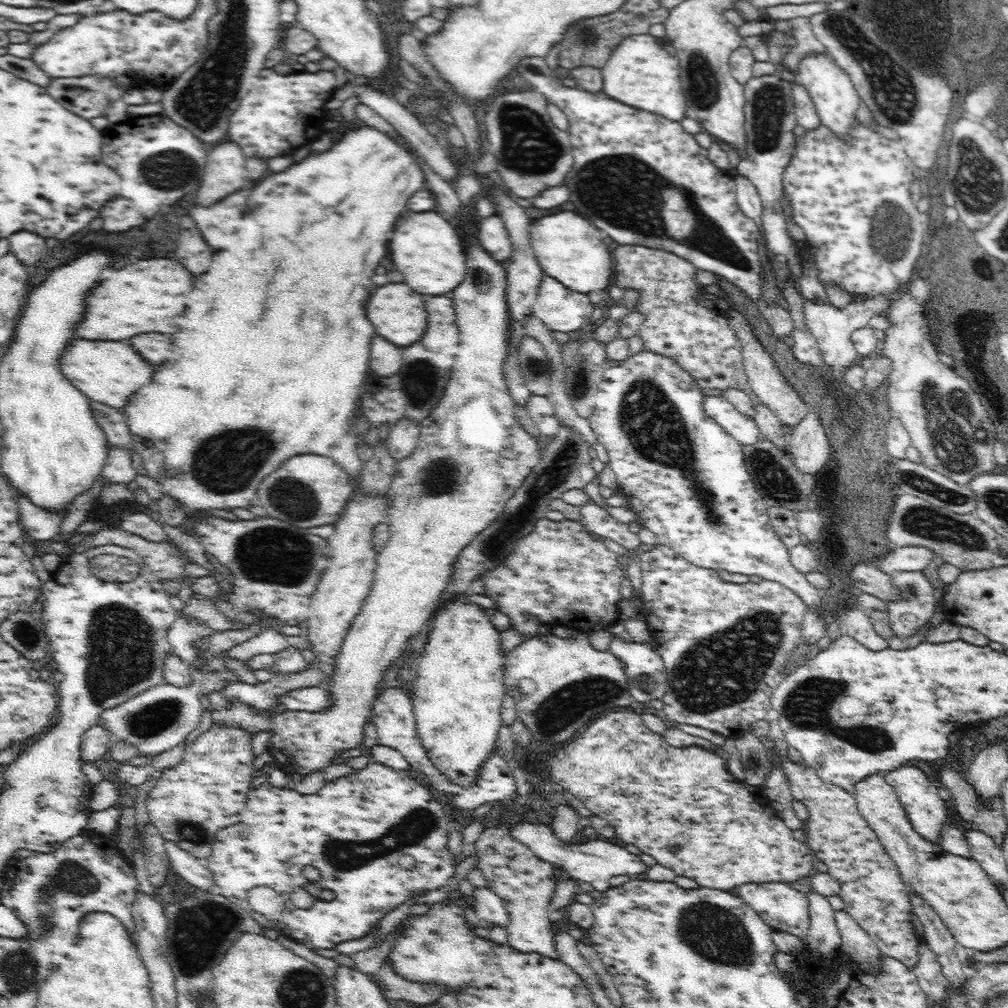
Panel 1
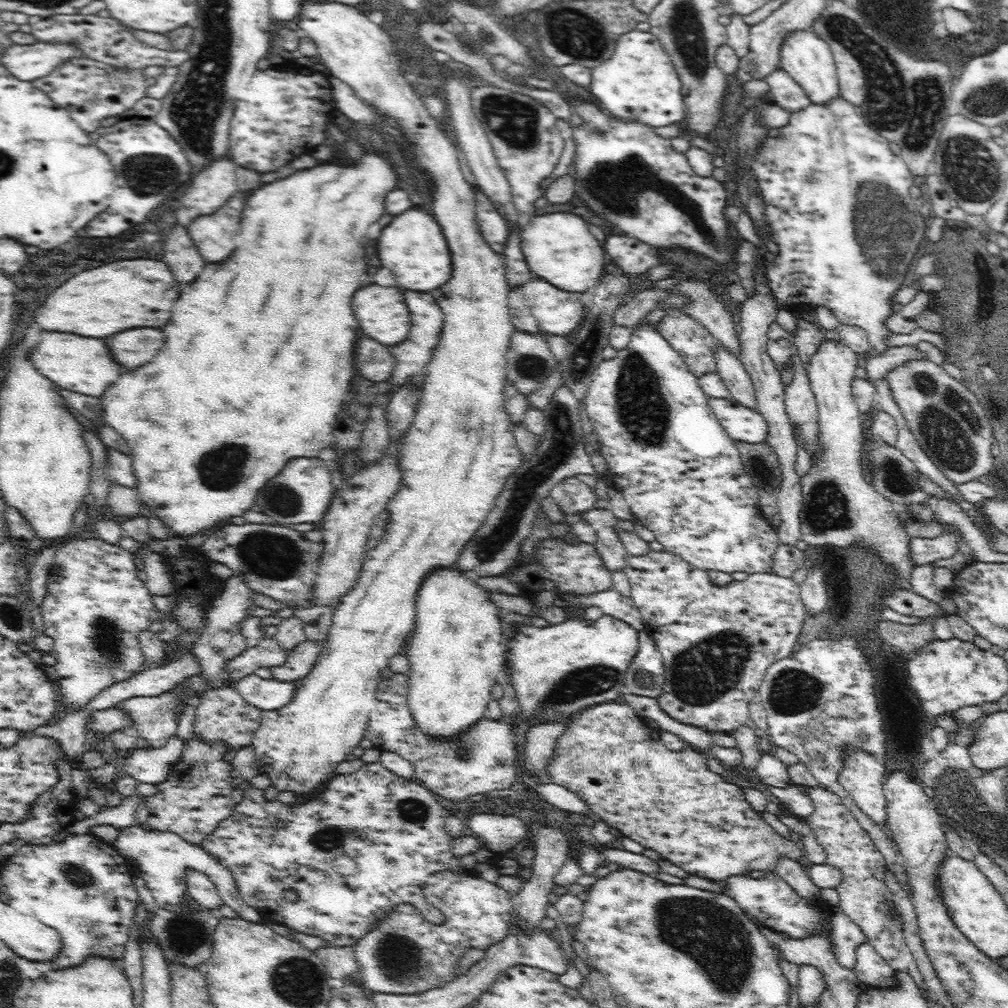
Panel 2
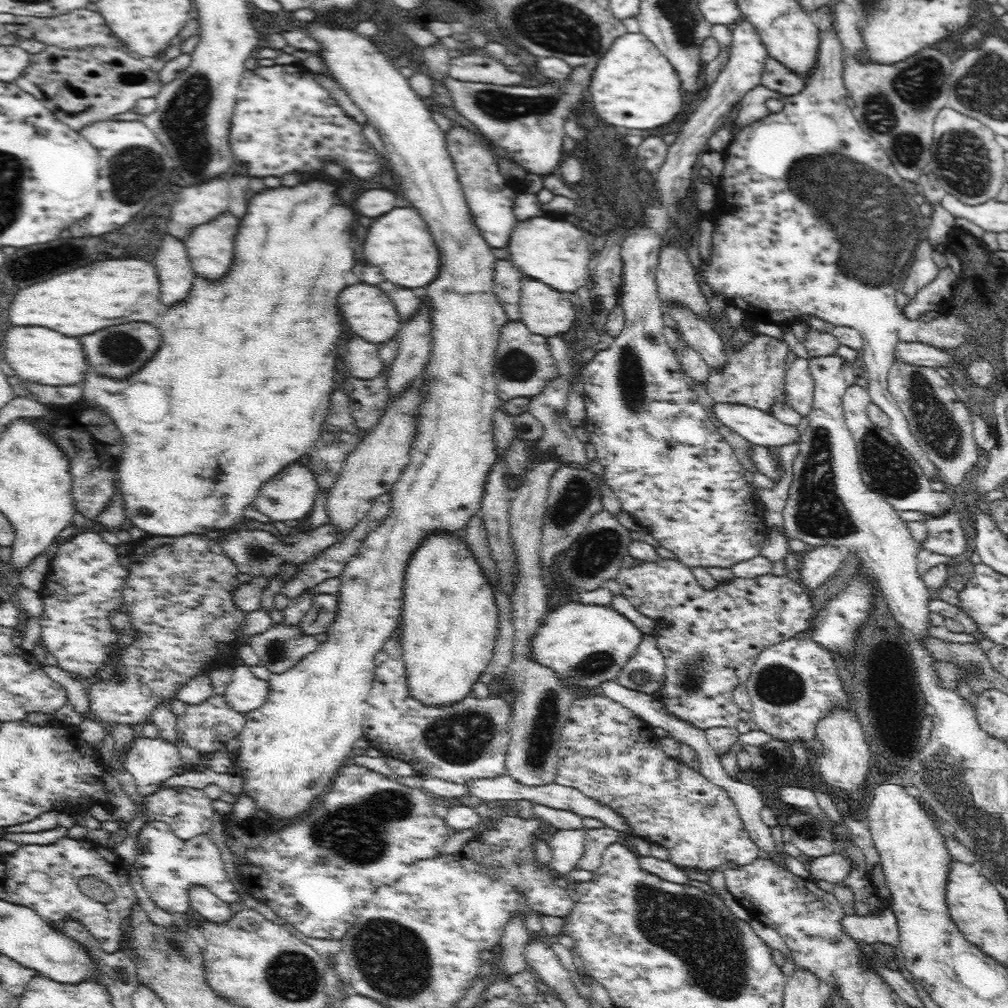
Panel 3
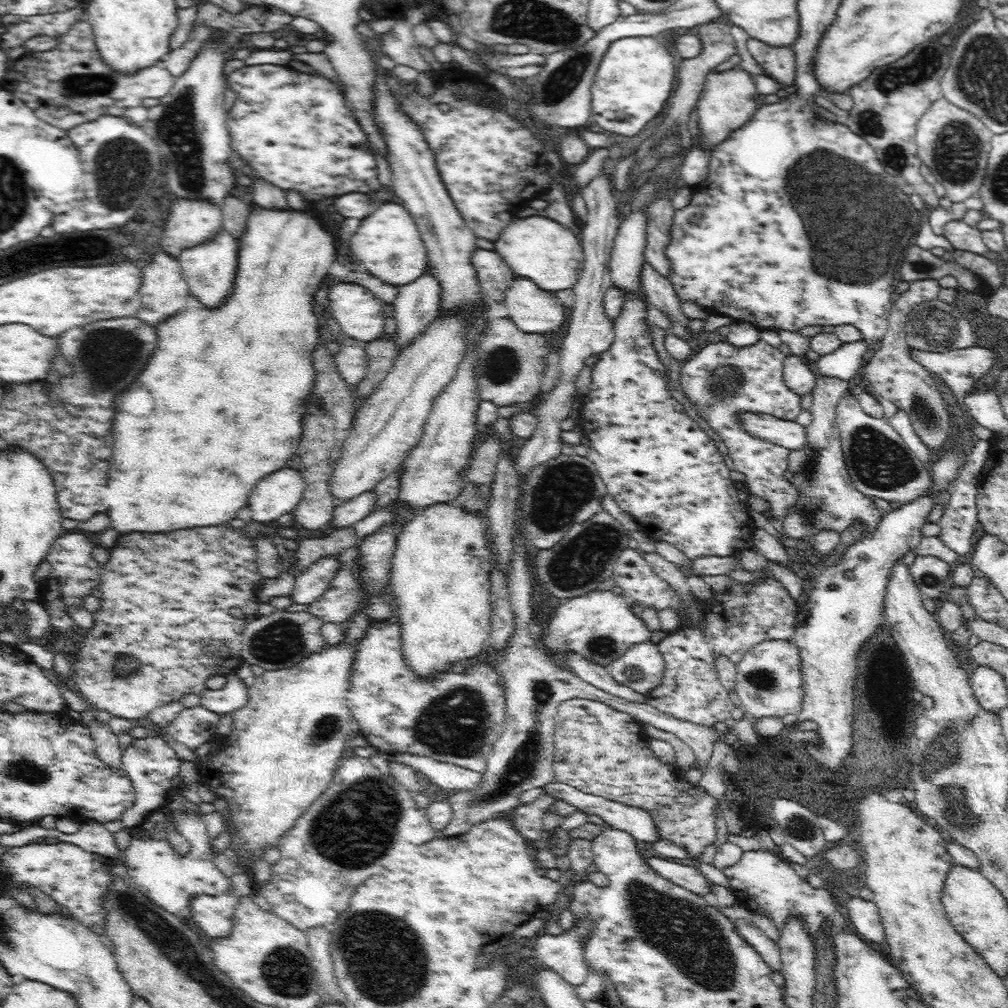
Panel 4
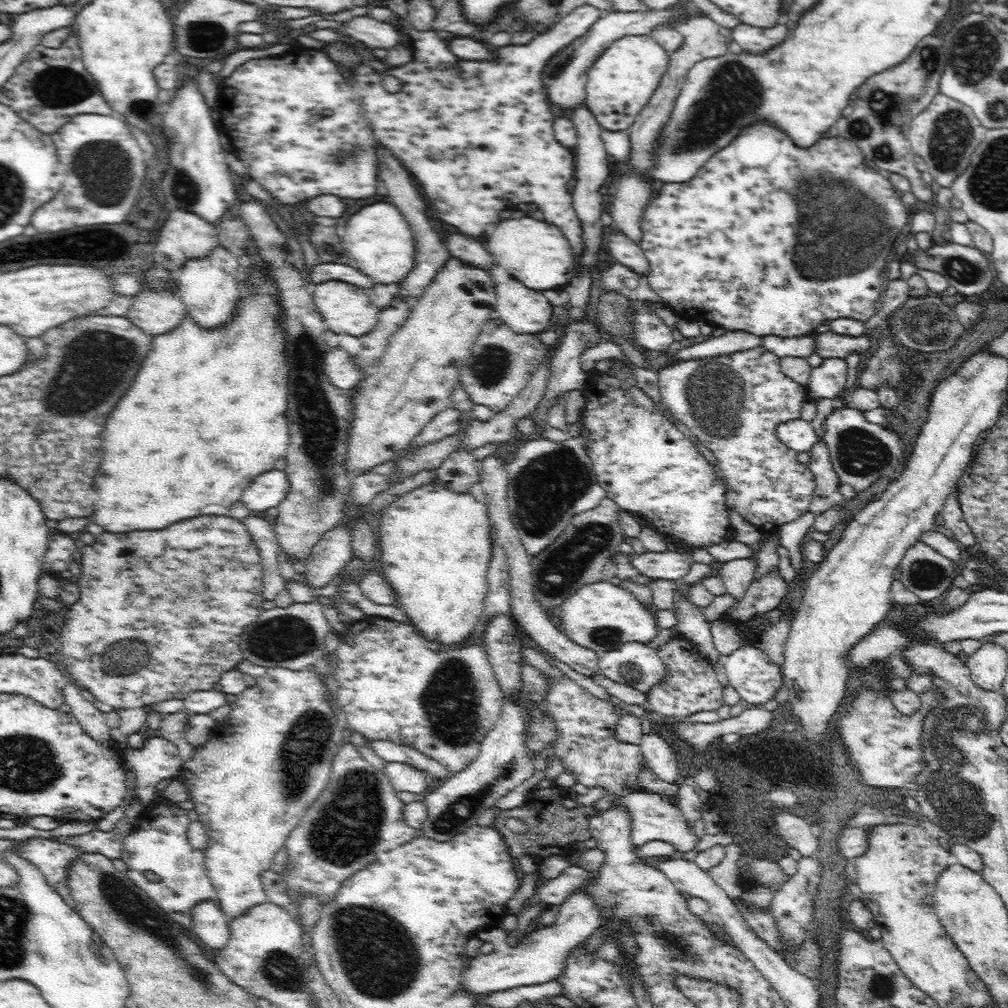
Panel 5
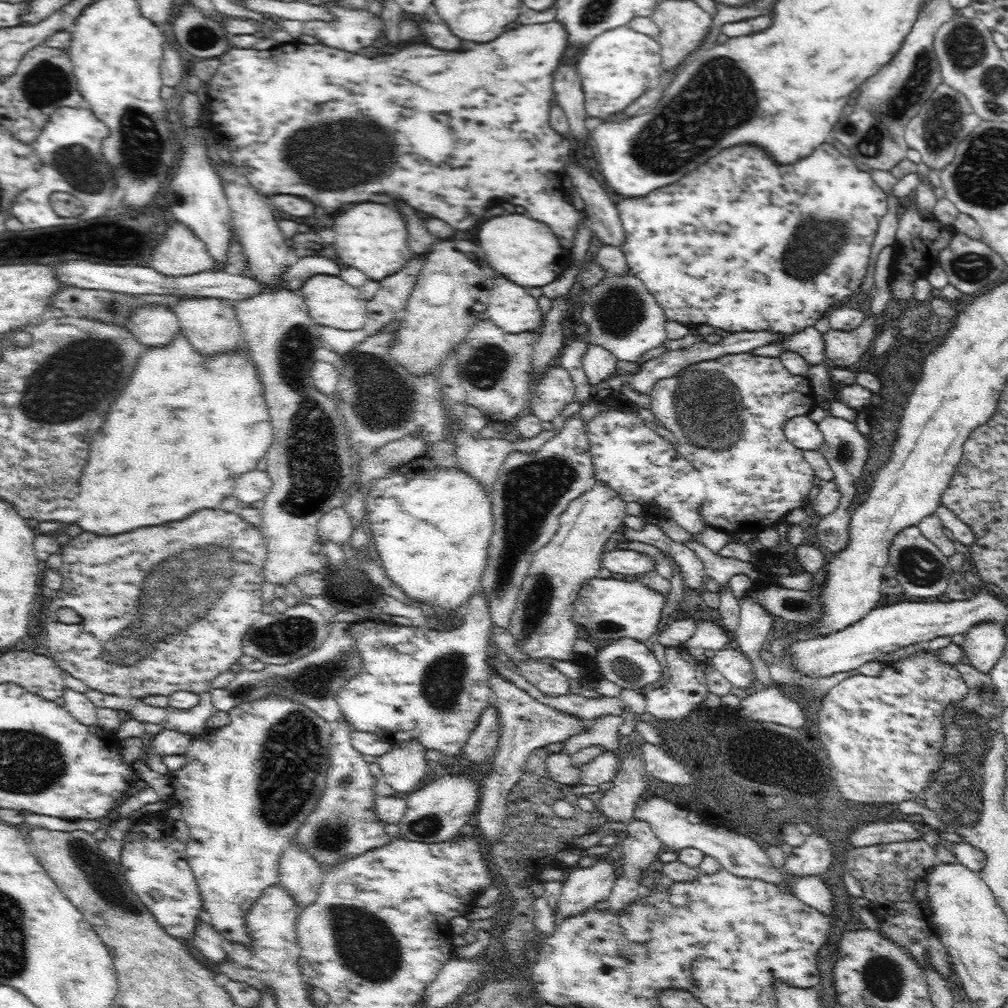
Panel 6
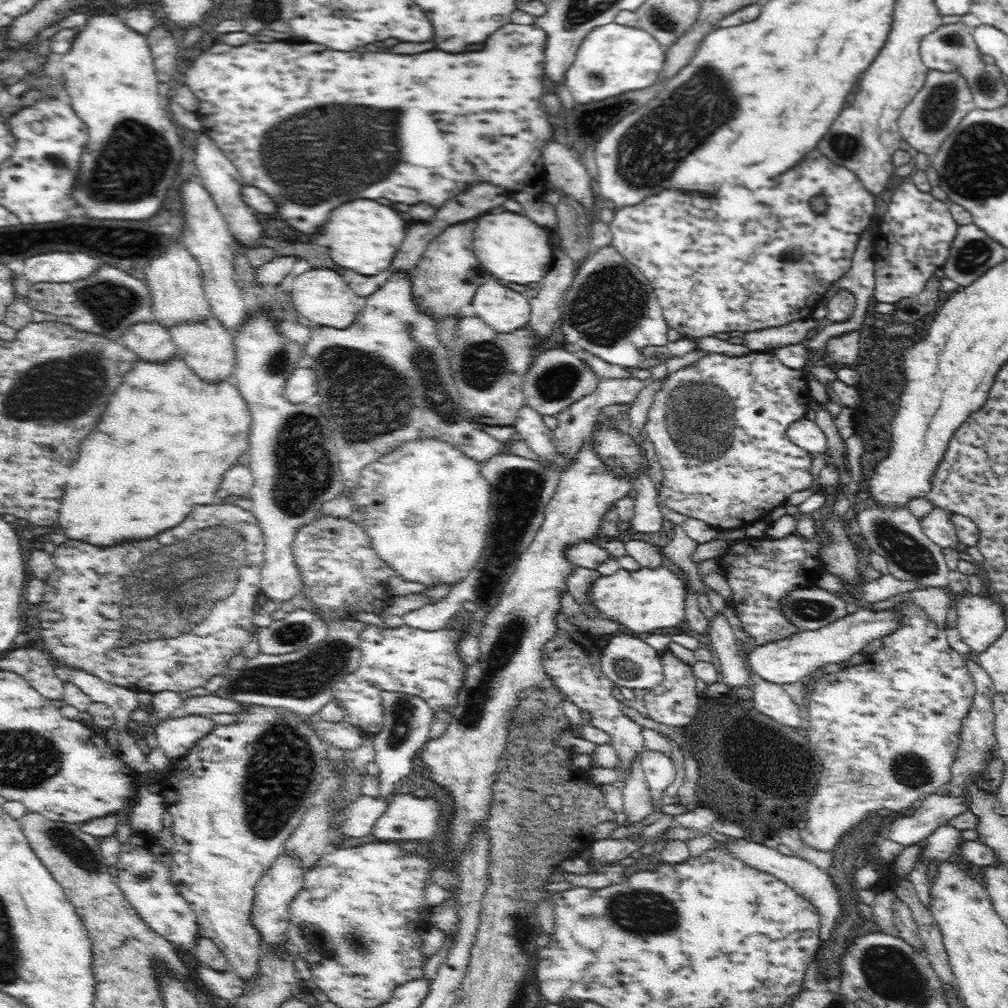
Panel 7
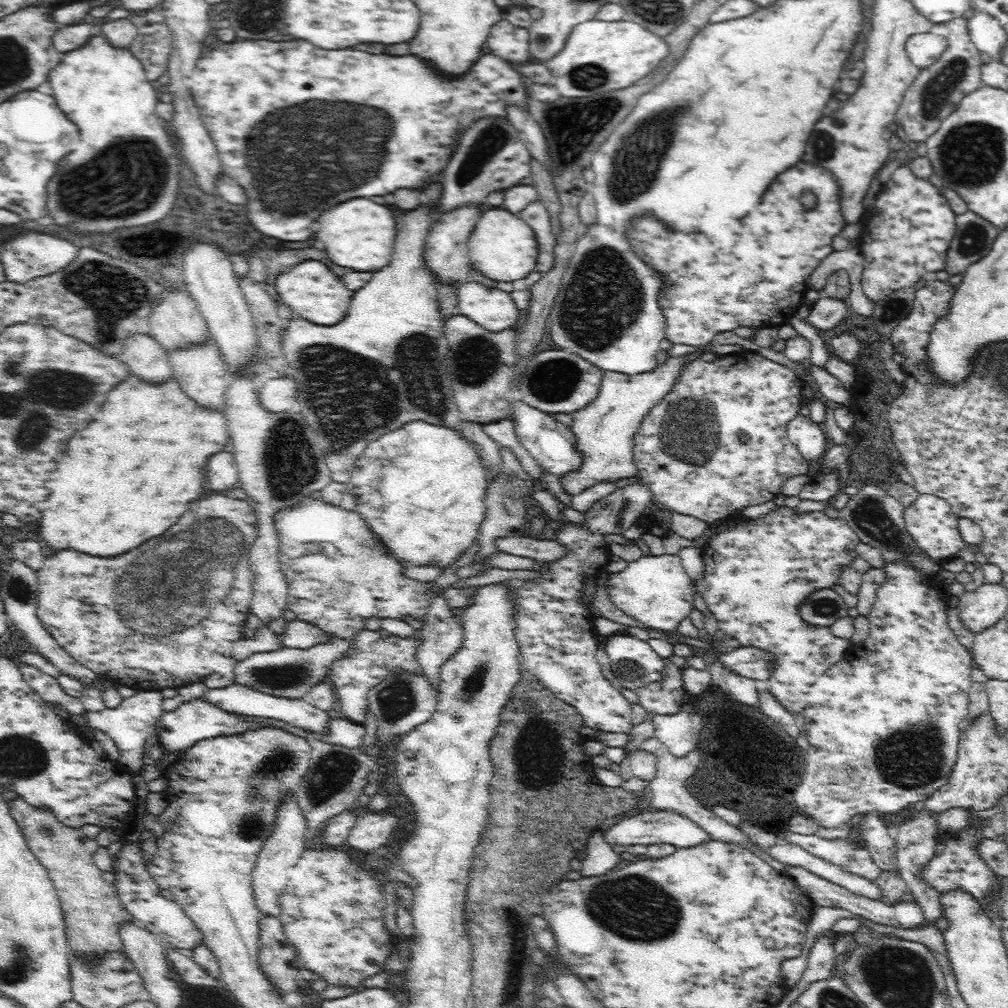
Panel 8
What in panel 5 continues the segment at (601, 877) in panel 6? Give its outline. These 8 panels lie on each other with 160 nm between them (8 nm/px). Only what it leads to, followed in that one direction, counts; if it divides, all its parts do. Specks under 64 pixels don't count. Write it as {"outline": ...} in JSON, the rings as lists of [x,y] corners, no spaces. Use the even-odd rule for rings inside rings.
{"outline":[[[584,888],[578,889],[559,905],[554,924],[527,933],[513,946],[506,941],[504,931],[498,926],[490,925],[488,930],[474,932],[471,937],[476,936],[485,942],[492,942],[495,949],[492,954],[482,954],[469,959],[468,966],[463,970],[461,982],[467,990],[479,995],[557,980],[564,972],[564,964],[567,964],[567,958],[573,948],[588,940],[600,926],[600,913],[596,903],[592,901],[592,897],[588,897]]]}

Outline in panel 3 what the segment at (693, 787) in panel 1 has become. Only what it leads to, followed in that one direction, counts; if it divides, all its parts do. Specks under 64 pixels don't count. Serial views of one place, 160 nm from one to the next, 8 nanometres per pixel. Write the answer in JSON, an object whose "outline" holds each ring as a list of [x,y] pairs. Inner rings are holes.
{"outline":[[[600,693],[576,699],[569,708],[568,720],[560,736],[555,783],[576,788],[585,796],[608,805],[626,819],[629,834],[663,846],[671,864],[710,873],[734,862],[746,866],[762,858],[760,848],[750,838],[728,792],[680,759],[667,757],[659,748],[660,739],[655,728],[639,719],[629,708]]]}

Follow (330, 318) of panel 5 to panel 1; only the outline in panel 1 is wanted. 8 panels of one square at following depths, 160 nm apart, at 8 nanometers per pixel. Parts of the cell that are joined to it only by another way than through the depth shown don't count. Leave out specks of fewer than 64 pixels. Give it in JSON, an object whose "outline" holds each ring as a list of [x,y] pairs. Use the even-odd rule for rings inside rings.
{"outline":[[[388,284],[388,286],[376,288],[368,302],[368,318],[376,326],[378,335],[383,336],[396,346],[406,347],[415,343],[416,340],[420,340],[420,336],[426,330],[424,316],[428,311],[424,308],[424,304],[420,304],[420,300],[428,302],[428,298],[424,298],[418,292],[412,292],[412,288],[408,288],[406,284]]]}

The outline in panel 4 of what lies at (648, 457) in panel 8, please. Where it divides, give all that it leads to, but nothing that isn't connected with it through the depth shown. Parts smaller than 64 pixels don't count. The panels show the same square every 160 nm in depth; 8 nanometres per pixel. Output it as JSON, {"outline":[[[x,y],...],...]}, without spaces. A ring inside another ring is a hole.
{"outline":[[[723,340],[694,353],[680,368],[680,381],[686,391],[686,396],[680,396],[680,404],[684,405],[684,410],[686,402],[698,406],[700,414],[708,420],[705,425],[710,424],[707,435],[716,448],[720,448],[728,468],[740,476],[738,485],[744,496],[760,500],[768,520],[784,520],[799,496],[799,488],[792,484],[796,476],[788,476],[786,472],[791,450],[750,435],[744,431],[739,416],[744,412],[757,412],[794,421],[801,413],[799,394],[784,383],[784,359],[778,347],[762,340],[750,346],[734,346]]]}

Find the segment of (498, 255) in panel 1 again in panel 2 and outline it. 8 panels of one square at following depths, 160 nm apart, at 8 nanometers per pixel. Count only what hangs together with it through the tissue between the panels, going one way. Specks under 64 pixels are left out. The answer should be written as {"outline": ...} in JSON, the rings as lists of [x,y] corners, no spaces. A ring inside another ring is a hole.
{"outline":[[[482,190],[474,193],[474,195],[477,206],[475,208],[477,221],[484,241],[491,250],[503,254],[509,236],[508,222],[504,220],[498,208],[492,204],[492,200],[488,199]]]}

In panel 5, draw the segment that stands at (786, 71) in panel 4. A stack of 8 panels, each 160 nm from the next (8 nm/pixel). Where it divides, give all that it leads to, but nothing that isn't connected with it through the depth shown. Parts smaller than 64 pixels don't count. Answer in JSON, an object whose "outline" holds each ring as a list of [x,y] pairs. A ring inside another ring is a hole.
{"outline":[[[740,23],[739,26],[731,30],[731,35],[740,47],[753,55],[772,52],[773,48],[778,48],[788,36],[788,27],[776,25],[769,29],[754,28],[750,25]]]}

